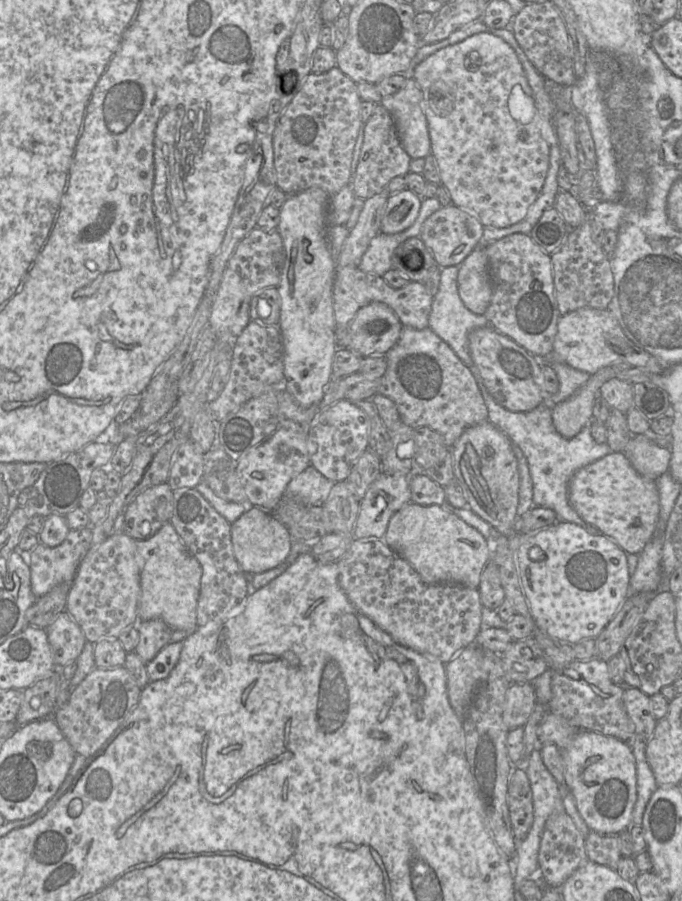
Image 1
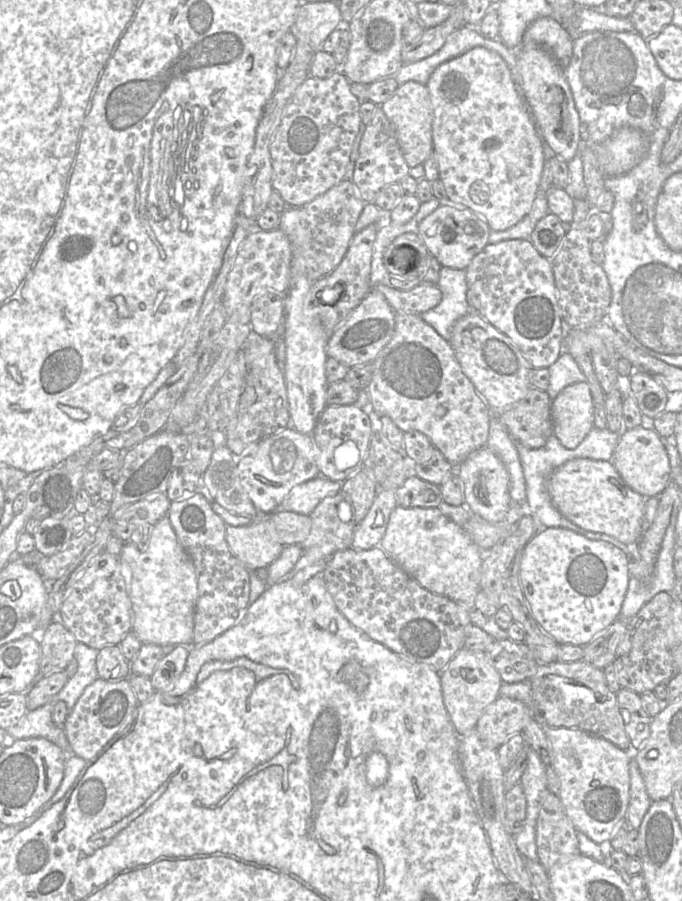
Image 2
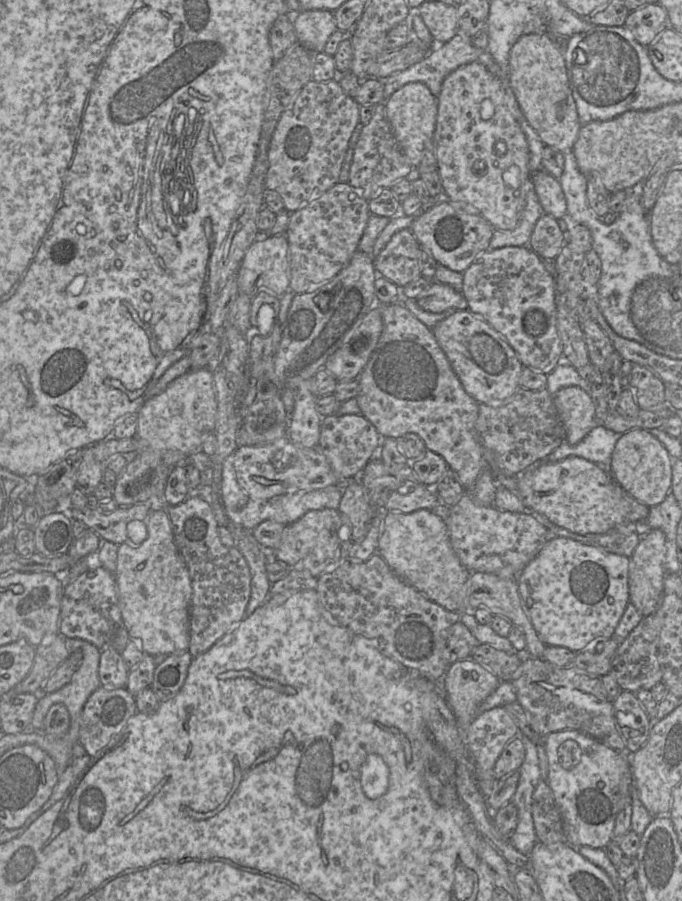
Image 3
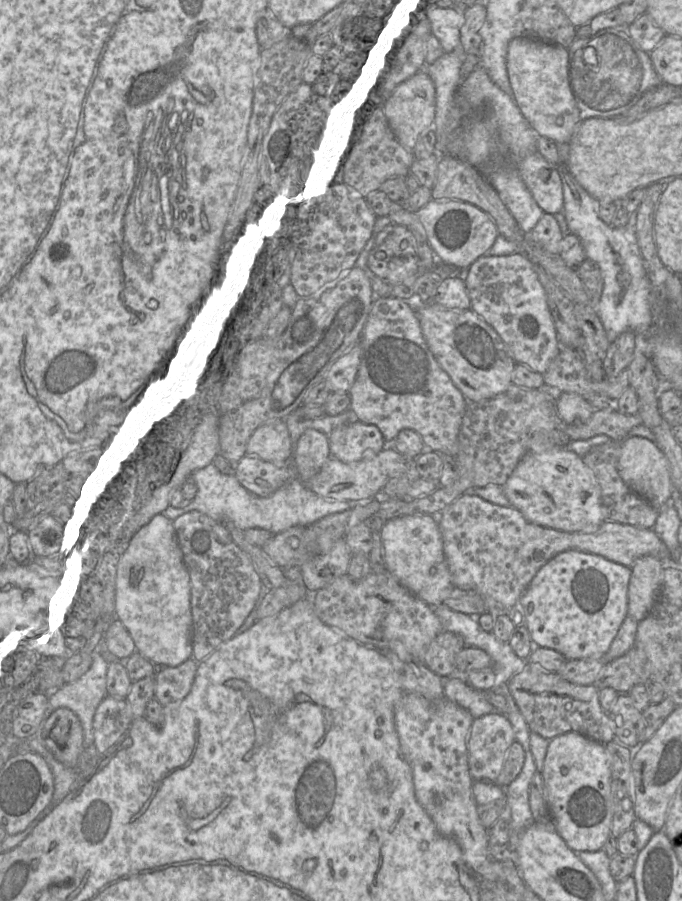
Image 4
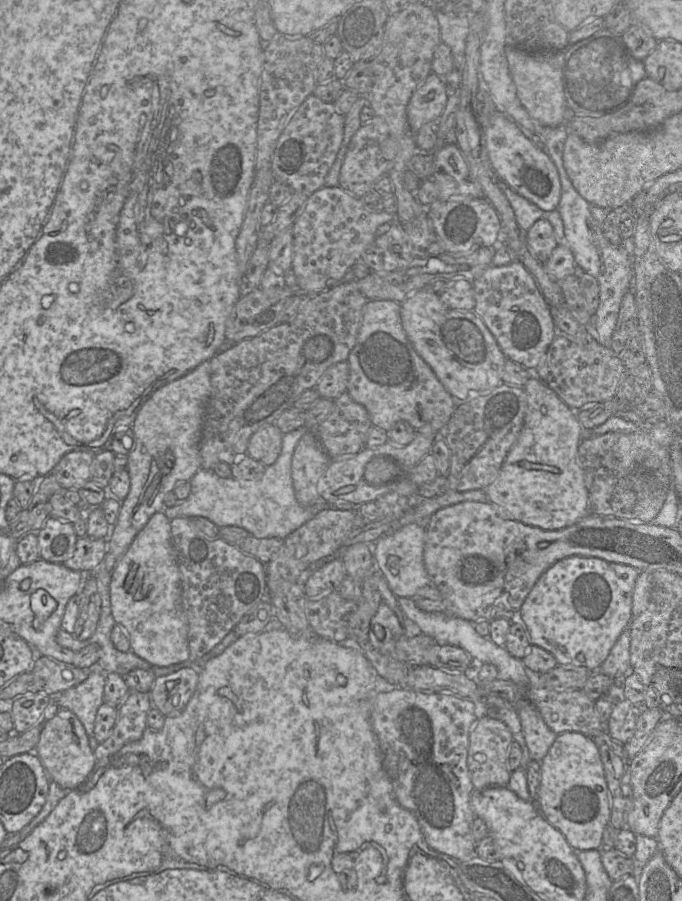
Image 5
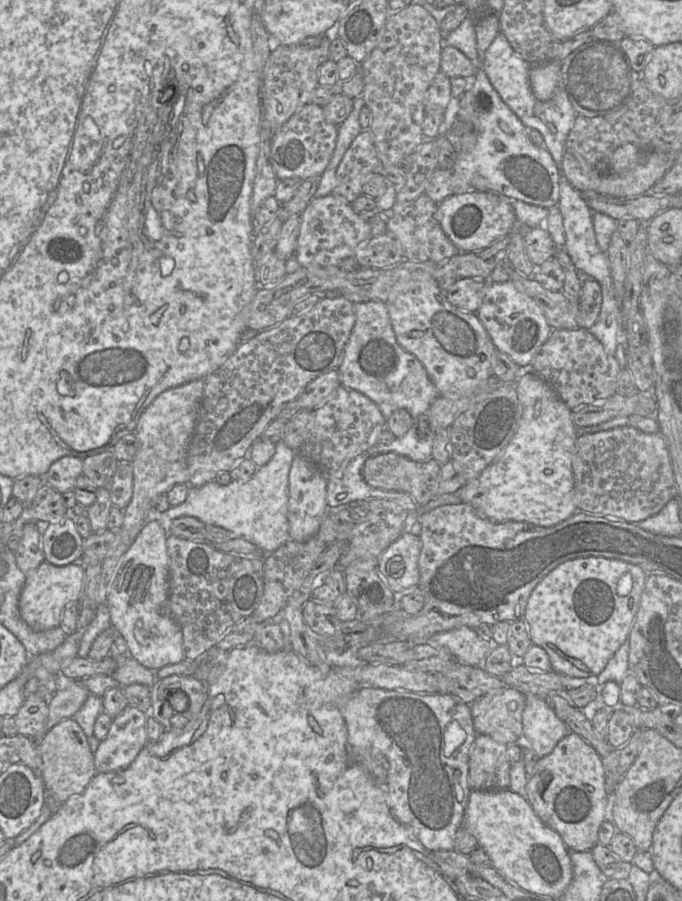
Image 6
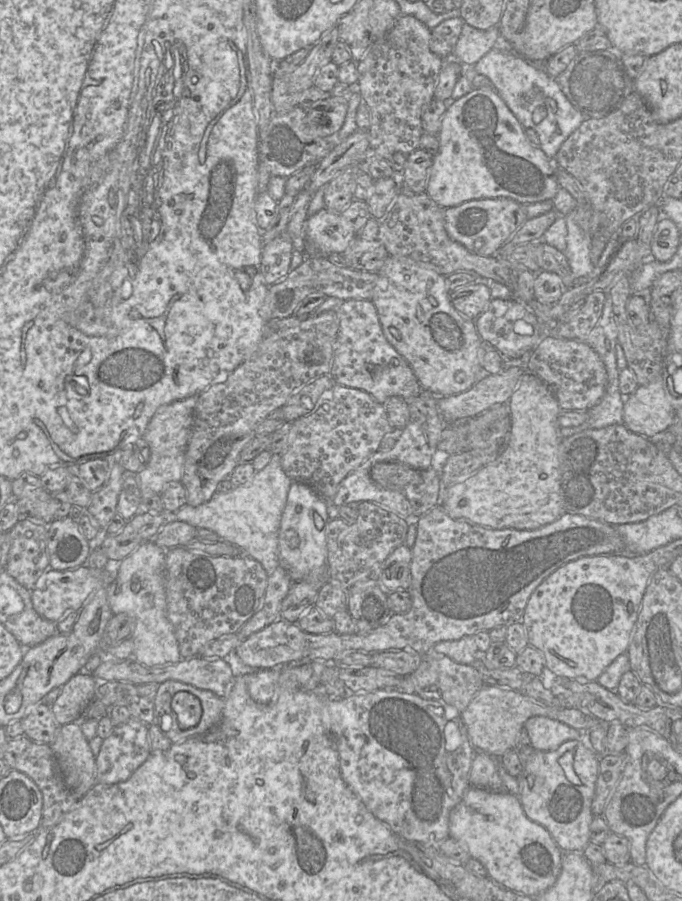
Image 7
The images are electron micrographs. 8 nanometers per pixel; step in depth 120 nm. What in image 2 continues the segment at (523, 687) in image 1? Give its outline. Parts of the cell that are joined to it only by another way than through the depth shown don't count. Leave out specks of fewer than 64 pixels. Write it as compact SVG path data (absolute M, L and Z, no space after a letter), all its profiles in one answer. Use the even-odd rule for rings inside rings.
M499 696L485 708L475 728L484 745L497 750L512 735L521 733L530 717L526 704Z

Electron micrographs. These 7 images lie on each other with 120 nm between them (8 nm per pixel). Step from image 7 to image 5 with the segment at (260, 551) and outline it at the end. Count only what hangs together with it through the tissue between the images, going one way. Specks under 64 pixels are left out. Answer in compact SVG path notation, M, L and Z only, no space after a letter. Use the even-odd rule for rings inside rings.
M302 426L283 434L277 460L265 468L259 479L221 478L213 470L200 468L189 481L189 496L175 506L165 507L161 512L169 520L177 517L204 517L219 528L237 526L256 538L285 539L320 511L334 509L322 499L310 506L302 506L296 500L291 476L292 456L300 438L308 431L307 427Z

